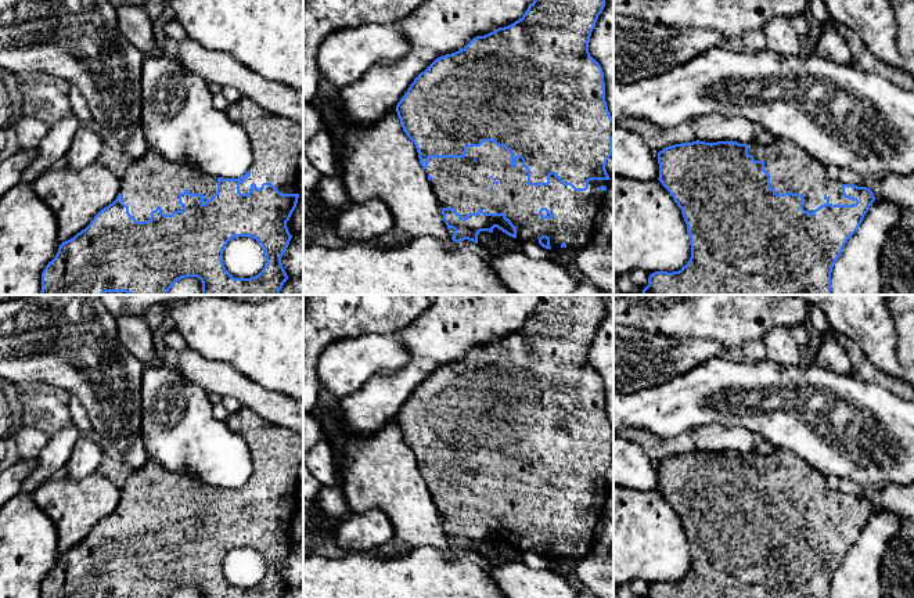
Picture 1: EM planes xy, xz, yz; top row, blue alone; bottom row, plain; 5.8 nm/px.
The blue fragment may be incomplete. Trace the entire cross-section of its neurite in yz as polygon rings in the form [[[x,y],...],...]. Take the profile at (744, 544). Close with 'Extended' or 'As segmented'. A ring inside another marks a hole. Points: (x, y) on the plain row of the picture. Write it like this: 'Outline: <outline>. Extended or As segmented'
Outline: [[[774,448],[770,454],[749,454],[737,451],[692,451],[663,458],[658,462],[659,491],[670,502],[681,519],[687,543],[691,551],[691,568],[679,581],[655,581],[648,587],[645,598],[831,598],[834,573],[841,566],[848,550],[859,540],[866,523],[875,511],[867,497],[842,494],[828,487],[827,479],[796,453],[787,448]]]. Extended

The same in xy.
Outline: [[[247,407],[230,414],[226,419],[226,425],[231,432],[240,435],[245,440],[251,451],[252,475],[242,487],[223,489],[208,486],[192,476],[168,471],[163,465],[150,458],[144,466],[133,471],[120,487],[120,500],[116,509],[107,518],[101,519],[84,540],[60,555],[55,568],[48,572],[42,583],[42,598],[172,598],[179,590],[187,587],[199,588],[202,598],[283,598],[284,592],[288,590],[288,586],[281,574],[281,568],[292,548],[288,541],[287,532],[296,518],[301,502],[298,498],[298,468],[303,460],[303,433],[292,432],[284,426],[274,425]],[[235,547],[251,547],[262,555],[266,573],[258,586],[251,588],[234,588],[226,580],[223,573],[223,561],[224,556]]]. Extended

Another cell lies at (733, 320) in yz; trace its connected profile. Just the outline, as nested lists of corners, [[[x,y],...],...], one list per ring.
[[[613,295],[613,324],[670,338],[706,338],[723,343],[726,350],[741,350],[749,341],[762,341],[774,327],[789,329],[806,323],[809,305],[785,295]]]

